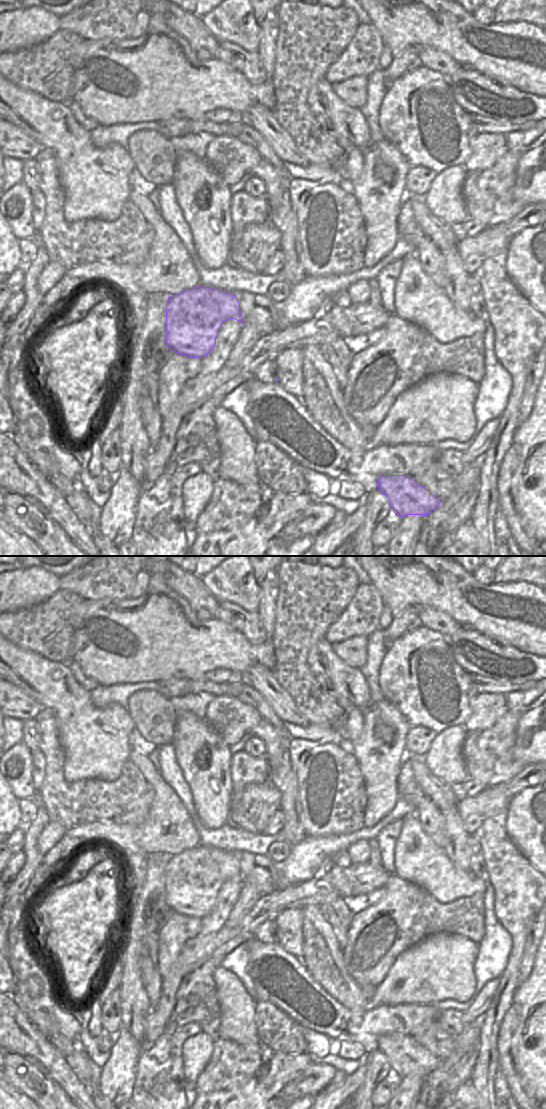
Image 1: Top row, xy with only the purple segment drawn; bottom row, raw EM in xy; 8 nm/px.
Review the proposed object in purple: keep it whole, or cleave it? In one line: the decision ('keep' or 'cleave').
cleave

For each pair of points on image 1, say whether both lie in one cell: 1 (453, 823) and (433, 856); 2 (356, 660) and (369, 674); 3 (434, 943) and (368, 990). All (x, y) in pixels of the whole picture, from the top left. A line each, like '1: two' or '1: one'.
1: two
2: two
3: two

